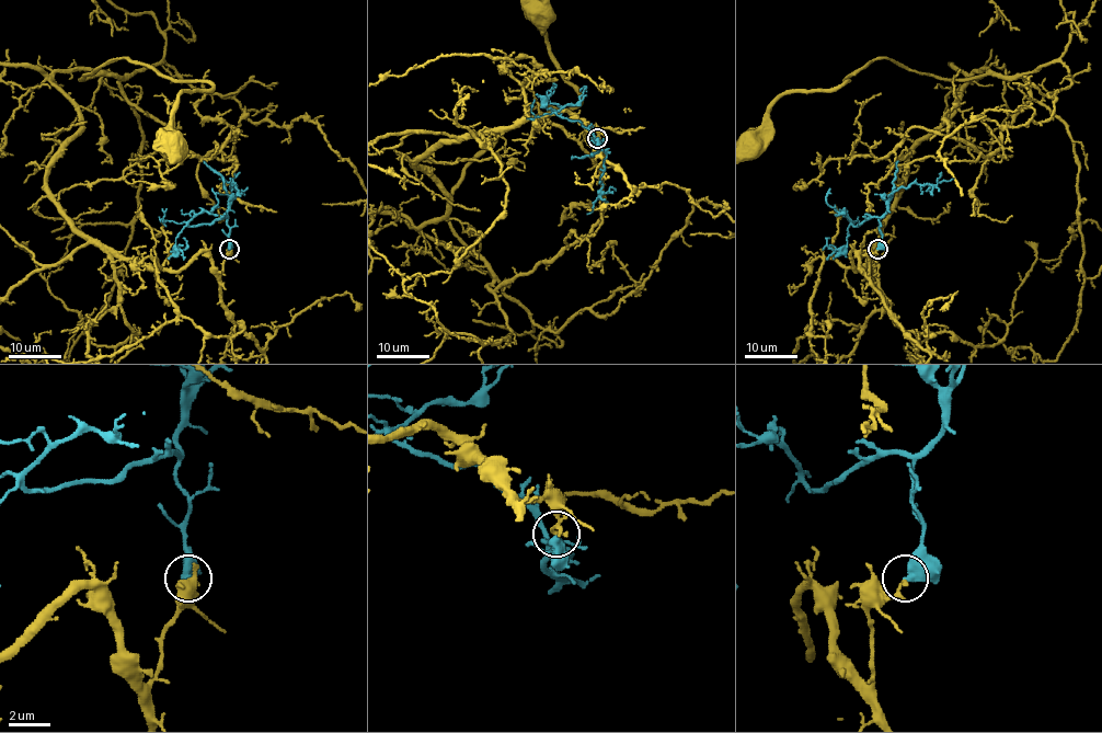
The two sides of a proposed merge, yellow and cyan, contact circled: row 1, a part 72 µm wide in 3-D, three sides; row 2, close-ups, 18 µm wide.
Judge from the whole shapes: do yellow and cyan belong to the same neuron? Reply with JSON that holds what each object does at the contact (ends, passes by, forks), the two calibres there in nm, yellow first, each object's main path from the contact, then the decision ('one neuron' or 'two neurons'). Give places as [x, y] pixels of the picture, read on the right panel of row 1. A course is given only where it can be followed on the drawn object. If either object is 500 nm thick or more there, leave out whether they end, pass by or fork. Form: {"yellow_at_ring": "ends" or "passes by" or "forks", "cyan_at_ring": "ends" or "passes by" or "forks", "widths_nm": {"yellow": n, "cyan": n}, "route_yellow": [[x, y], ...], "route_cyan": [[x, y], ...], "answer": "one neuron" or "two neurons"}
{"widths_nm": {"yellow": 90, "cyan": 500}, "route_yellow": [[876, 249], [852, 267], [905, 159], [987, 71], [875, 58], [782, 94], [750, 145]], "route_cyan": [[876, 249], [882, 232], [876, 217], [853, 225], [844, 212], [836, 212], [828, 204], [826, 196], [829, 189]], "answer": "two neurons"}

